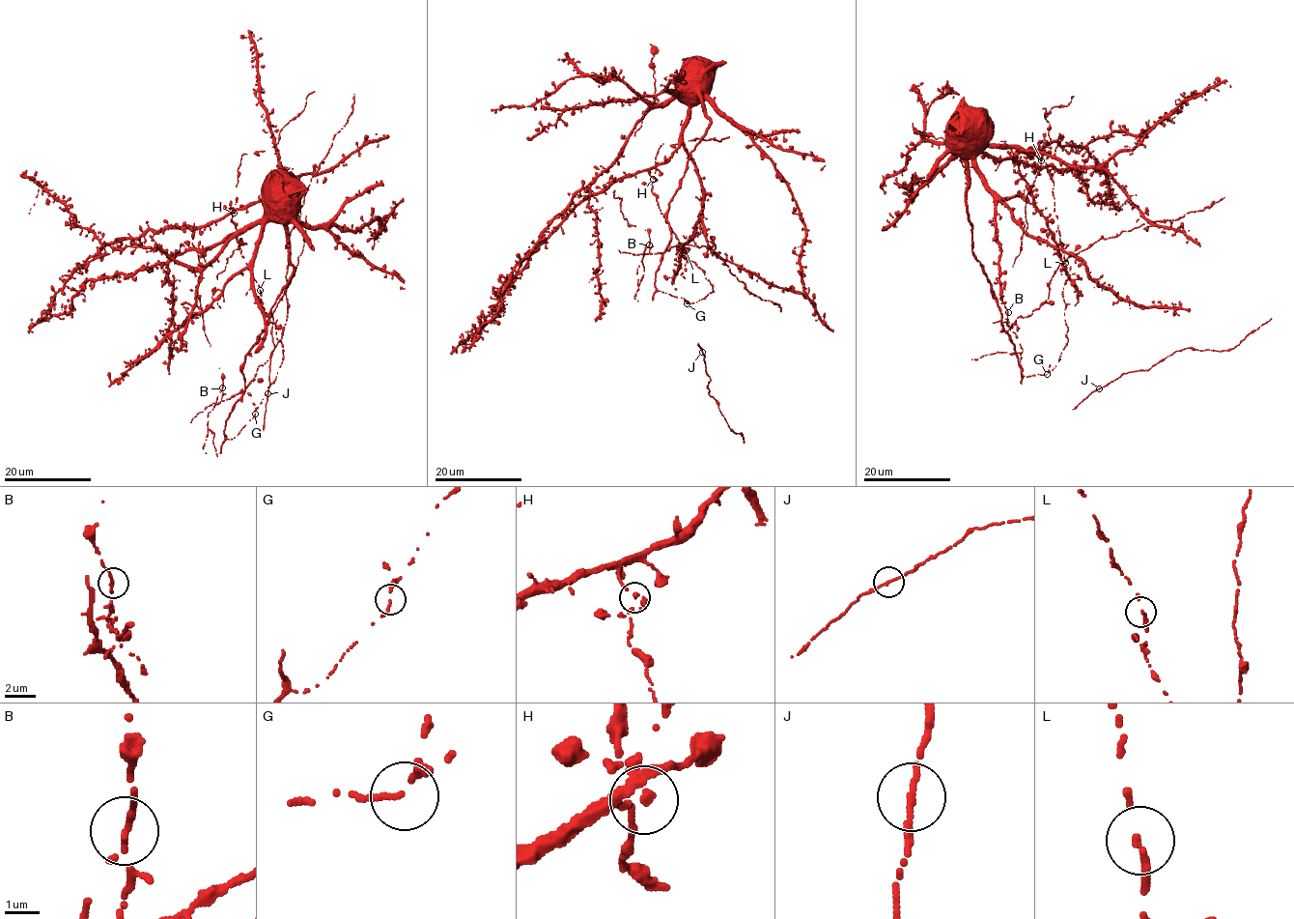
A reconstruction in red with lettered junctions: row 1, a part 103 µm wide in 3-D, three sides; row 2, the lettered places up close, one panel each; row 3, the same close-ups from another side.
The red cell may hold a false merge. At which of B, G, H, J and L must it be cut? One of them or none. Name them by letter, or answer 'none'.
B

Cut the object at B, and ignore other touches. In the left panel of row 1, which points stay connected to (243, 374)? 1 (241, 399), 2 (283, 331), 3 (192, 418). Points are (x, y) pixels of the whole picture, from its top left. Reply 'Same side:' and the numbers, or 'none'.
Same side: 1

